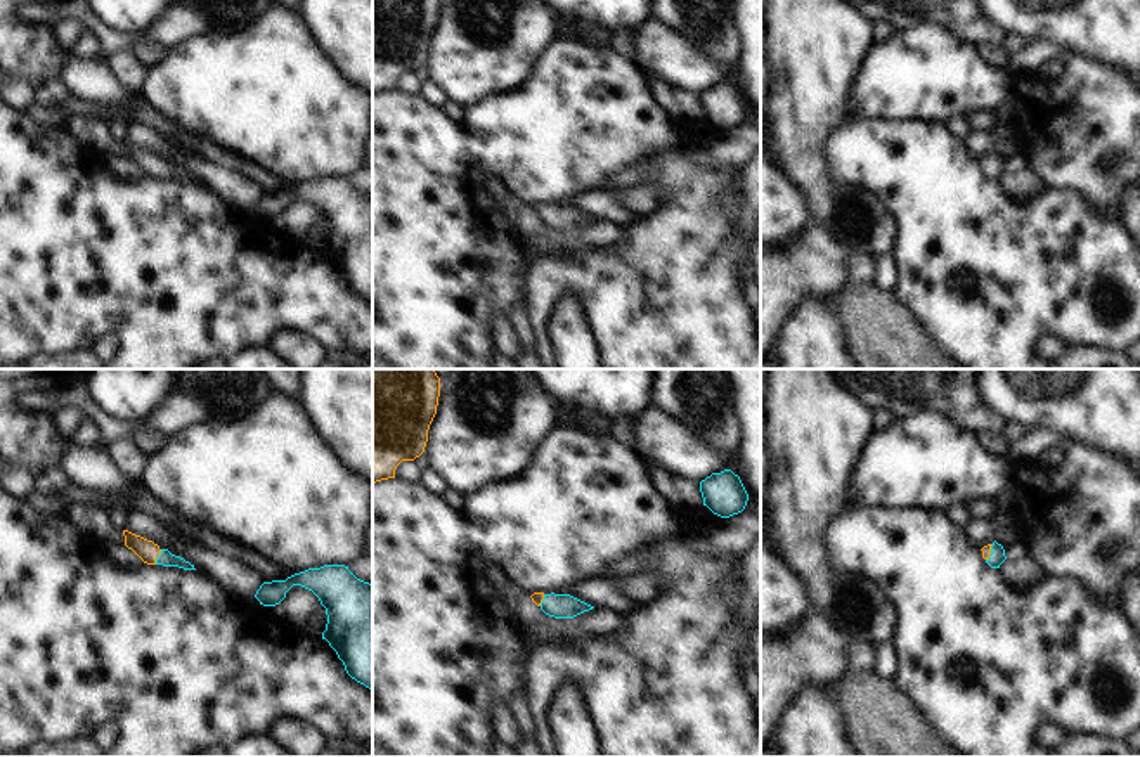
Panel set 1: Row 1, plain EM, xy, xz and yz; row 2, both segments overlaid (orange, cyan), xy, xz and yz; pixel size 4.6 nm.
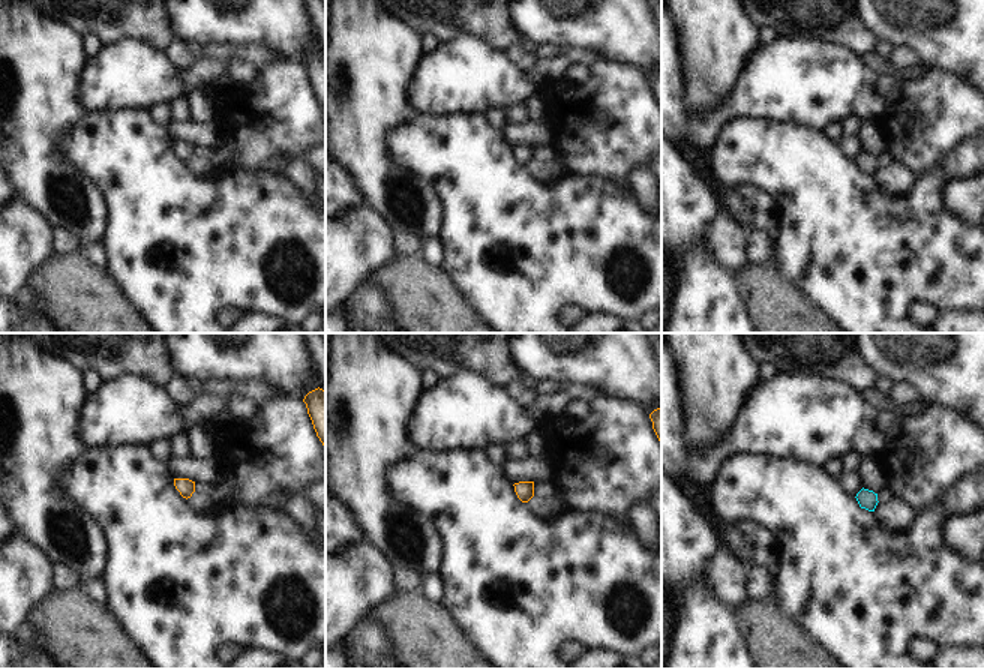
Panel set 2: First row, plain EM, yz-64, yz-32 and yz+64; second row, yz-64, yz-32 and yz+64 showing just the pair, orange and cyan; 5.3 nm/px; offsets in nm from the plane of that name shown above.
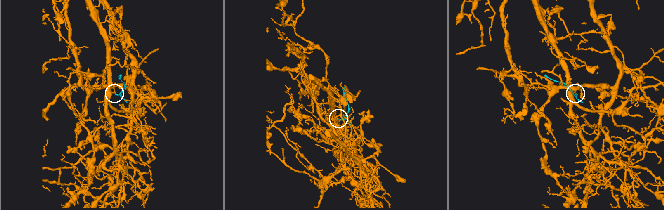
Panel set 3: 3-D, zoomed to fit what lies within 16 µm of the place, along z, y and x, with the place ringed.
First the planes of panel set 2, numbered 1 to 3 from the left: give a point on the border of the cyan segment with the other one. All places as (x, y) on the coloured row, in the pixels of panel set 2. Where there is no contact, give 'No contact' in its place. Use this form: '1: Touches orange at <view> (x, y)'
1: No contact
2: No contact
3: No contact.

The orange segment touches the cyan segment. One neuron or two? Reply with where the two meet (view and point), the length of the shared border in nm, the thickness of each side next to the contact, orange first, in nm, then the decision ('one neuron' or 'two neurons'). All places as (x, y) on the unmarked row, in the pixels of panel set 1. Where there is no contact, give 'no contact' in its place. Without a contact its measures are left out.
contact xy (158, 167); length 80 nm; calibres 100 and 70 nm; one neuron

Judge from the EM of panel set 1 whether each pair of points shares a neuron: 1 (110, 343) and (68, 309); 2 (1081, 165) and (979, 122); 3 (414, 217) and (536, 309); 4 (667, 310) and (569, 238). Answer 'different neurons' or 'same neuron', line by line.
1: different neurons
2: different neurons
3: different neurons
4: different neurons

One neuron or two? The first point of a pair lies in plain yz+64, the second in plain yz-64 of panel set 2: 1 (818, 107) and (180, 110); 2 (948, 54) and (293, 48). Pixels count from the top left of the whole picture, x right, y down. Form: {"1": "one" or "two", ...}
{"1": "two", "2": "one"}

